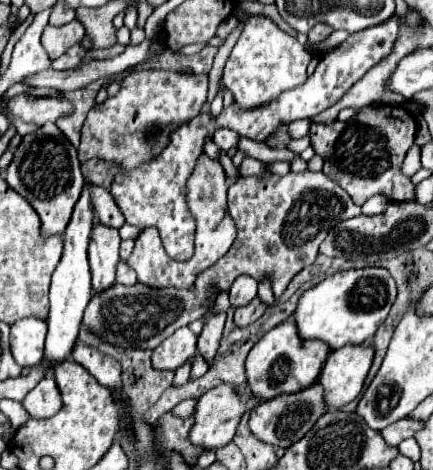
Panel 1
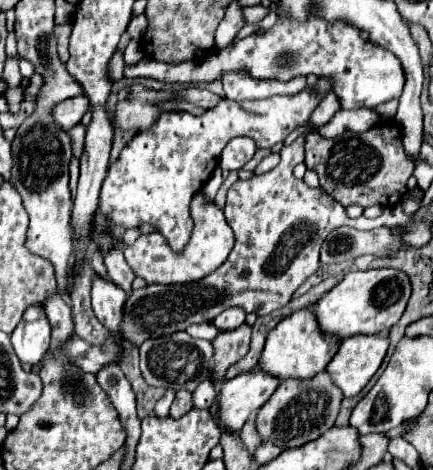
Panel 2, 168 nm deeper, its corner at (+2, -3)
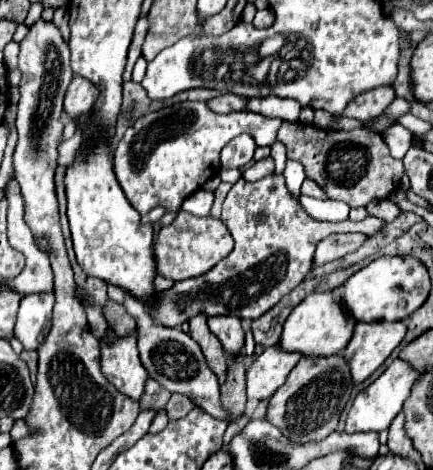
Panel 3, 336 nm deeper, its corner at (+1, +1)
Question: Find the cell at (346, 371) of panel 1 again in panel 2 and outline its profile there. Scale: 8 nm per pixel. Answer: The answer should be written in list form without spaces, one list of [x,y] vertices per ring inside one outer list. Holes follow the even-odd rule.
[[[356,334],[342,342],[326,372],[330,374],[334,384],[338,384],[346,398],[356,396],[370,382],[386,356],[388,344],[388,336],[378,334]]]

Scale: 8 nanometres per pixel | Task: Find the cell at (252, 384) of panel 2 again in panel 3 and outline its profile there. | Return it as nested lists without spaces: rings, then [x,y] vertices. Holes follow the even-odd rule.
[[[277,346],[267,348],[245,372],[247,400],[265,400],[285,382],[287,374],[299,362],[301,354],[289,354]]]

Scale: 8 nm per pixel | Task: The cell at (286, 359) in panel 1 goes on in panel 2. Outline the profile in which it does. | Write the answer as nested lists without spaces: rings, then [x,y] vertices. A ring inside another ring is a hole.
[[[310,306],[300,308],[286,316],[274,330],[270,330],[264,352],[260,356],[260,368],[264,372],[270,372],[272,376],[278,376],[280,380],[286,378],[312,378],[318,372],[324,372],[328,362],[338,352],[342,340],[330,332],[324,332],[318,326],[316,314]]]

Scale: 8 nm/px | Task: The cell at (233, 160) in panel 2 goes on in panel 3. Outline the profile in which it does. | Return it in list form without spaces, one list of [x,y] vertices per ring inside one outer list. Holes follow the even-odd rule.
[[[239,134],[221,150],[221,168],[223,170],[243,168],[245,164],[249,164],[253,160],[255,148],[257,148],[257,144],[255,144],[255,140],[251,140],[249,134]]]

